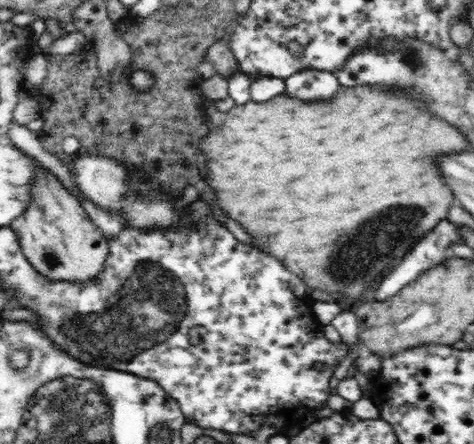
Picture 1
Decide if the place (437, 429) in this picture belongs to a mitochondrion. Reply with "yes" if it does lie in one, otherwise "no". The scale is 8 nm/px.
no

